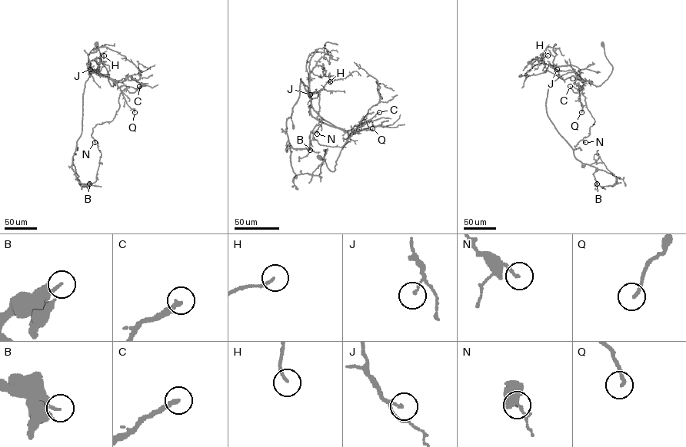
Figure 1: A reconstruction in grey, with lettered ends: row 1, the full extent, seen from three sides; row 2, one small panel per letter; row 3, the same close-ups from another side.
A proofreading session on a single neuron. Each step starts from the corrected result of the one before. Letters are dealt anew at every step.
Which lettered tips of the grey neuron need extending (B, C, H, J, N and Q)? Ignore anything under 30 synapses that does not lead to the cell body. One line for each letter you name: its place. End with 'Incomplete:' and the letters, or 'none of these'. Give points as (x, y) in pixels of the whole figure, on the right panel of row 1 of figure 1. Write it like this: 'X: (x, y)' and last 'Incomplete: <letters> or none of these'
B: (597, 183)
C: (570, 86)
Incomplete: B, C

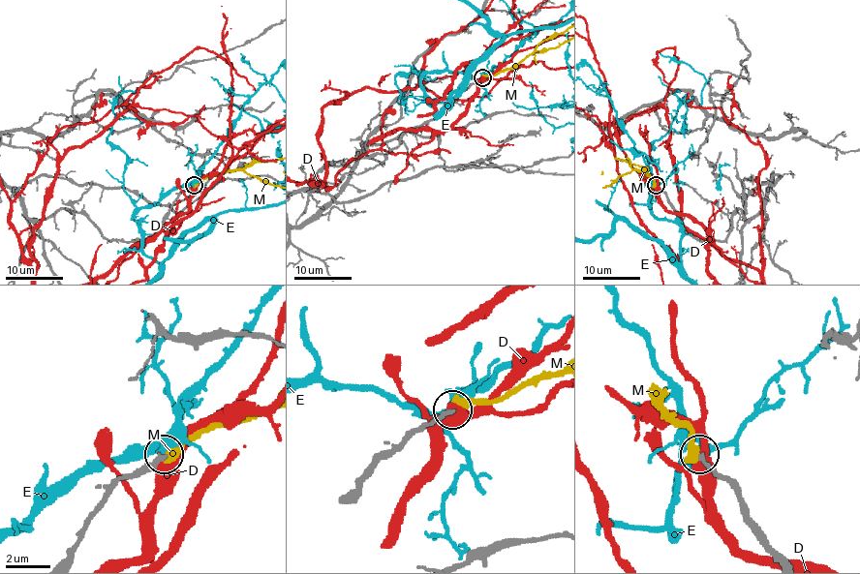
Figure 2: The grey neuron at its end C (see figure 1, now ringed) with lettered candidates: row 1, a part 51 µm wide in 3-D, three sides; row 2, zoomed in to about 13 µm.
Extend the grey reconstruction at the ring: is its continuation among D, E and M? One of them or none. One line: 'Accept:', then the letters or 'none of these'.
Accept: M

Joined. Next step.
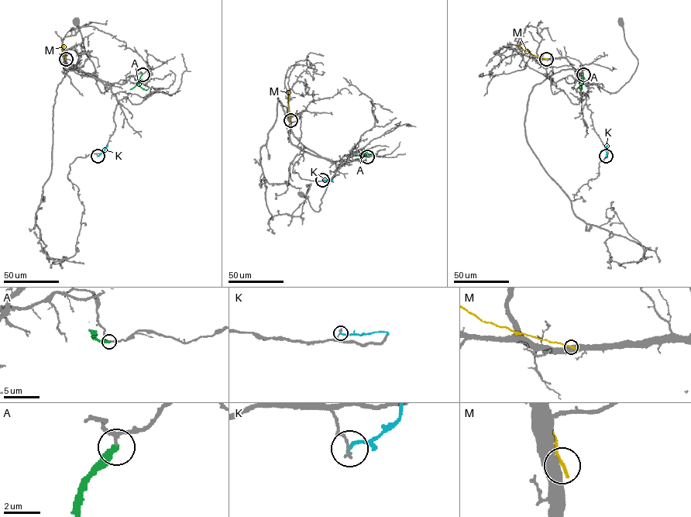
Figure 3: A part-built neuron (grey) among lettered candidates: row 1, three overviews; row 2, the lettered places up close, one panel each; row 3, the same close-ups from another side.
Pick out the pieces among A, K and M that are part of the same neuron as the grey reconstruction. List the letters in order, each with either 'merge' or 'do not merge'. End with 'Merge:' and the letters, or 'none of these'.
A: do not merge
K: do not merge
M: do not merge
Merge: none of these

